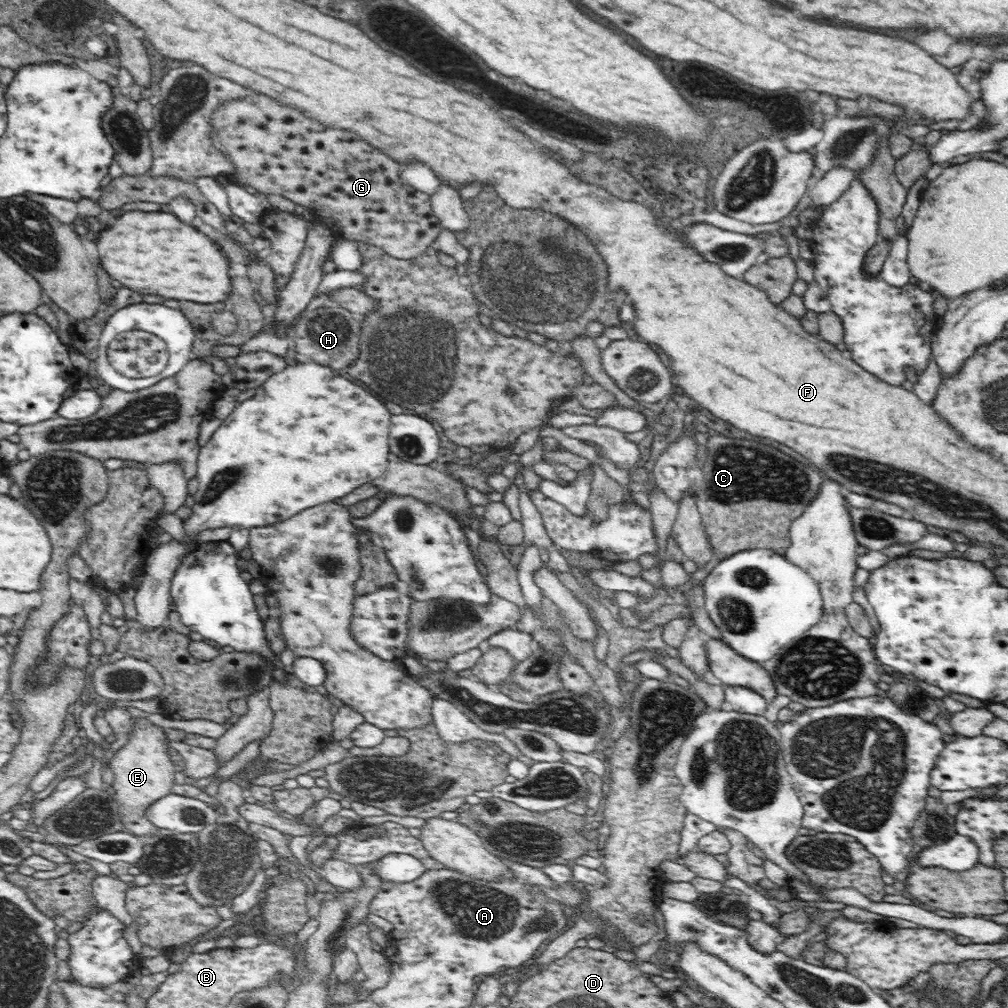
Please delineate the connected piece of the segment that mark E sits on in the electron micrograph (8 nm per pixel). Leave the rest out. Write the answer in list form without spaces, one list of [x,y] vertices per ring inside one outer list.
[[[136,717],[134,728],[129,734],[129,743],[120,747],[111,758],[109,767],[114,773],[111,791],[114,792],[118,805],[120,821],[126,830],[143,839],[158,834],[158,829],[146,817],[149,806],[172,792],[174,783],[174,762],[168,753],[168,736],[162,727],[151,723],[146,718]]]

